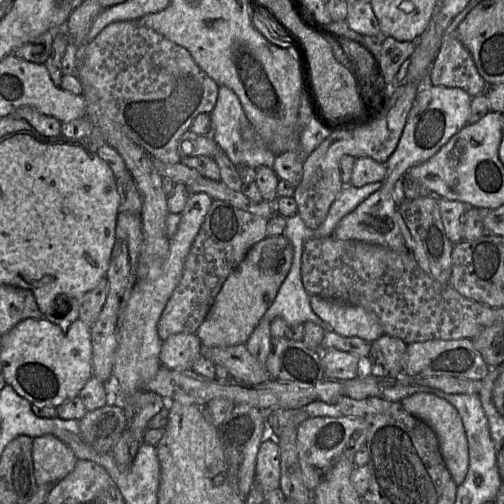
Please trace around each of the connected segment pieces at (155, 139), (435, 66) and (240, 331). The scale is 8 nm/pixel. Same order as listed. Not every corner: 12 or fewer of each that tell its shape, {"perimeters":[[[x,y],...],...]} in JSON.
{"perimeters":[[[138,20],[82,47],[77,77],[145,152],[178,142],[219,86]],[[456,31],[429,69],[434,86],[472,97],[488,87]],[[266,236],[223,283],[195,333],[203,349],[245,344],[290,270]]]}

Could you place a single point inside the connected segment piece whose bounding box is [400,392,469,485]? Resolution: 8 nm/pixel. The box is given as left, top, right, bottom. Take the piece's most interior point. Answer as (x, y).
(444, 419)

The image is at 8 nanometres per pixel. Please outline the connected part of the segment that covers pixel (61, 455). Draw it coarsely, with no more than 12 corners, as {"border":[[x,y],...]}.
{"border":[[50,434],[33,438],[38,486],[63,480],[78,460]]}

